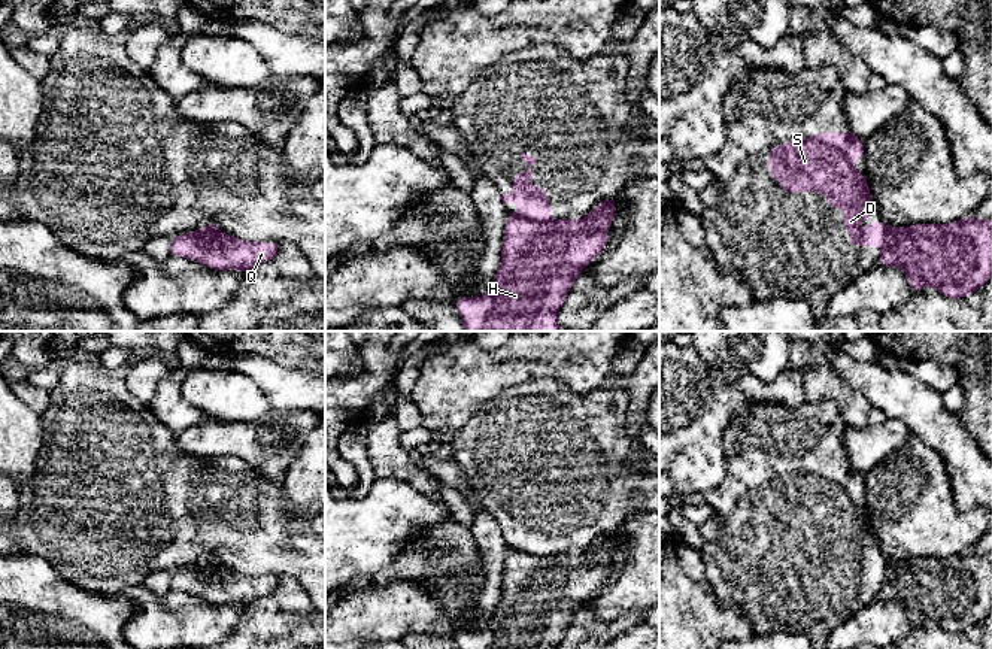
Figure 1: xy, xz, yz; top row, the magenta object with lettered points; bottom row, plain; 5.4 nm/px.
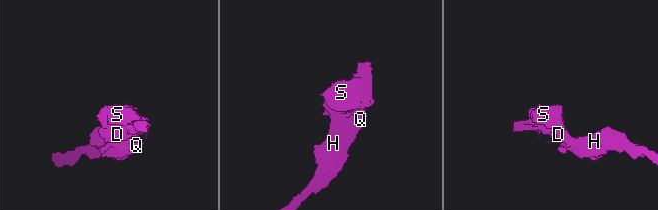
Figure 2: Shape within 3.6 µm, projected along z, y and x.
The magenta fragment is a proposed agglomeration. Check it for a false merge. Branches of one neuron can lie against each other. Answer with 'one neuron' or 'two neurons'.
two neurons

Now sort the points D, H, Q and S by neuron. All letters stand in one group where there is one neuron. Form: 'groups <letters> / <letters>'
groups D S / H Q

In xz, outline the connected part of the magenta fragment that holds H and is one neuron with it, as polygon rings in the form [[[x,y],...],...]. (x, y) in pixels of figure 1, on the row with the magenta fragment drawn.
[[[613,198],[597,203],[580,219],[534,222],[509,213],[501,263],[488,292],[479,298],[464,295],[453,303],[464,331],[562,331],[556,312],[582,270],[604,251],[615,213]]]

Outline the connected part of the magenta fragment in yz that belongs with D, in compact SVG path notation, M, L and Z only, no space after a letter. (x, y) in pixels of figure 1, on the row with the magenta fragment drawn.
M814 133L807 139L791 139L786 145L774 145L768 151L765 167L779 181L780 192L822 192L831 209L843 209L843 227L849 231L850 246L885 246L886 225L868 222L867 233L861 233L861 218L871 216L876 204L870 195L865 175L853 169L853 161L865 155L864 140L853 133Z

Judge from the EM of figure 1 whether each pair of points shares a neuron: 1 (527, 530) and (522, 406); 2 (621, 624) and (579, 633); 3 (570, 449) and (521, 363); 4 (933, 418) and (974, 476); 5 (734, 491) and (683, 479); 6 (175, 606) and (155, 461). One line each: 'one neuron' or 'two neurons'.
1: one neuron
2: one neuron
3: two neurons
4: one neuron
5: two neurons
6: two neurons

